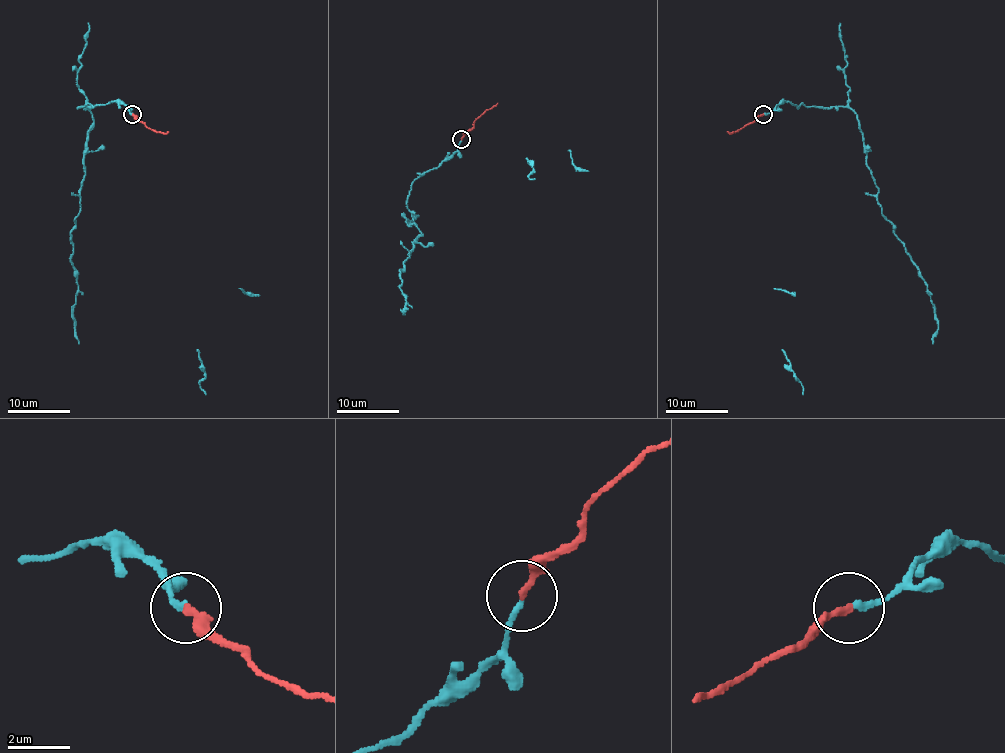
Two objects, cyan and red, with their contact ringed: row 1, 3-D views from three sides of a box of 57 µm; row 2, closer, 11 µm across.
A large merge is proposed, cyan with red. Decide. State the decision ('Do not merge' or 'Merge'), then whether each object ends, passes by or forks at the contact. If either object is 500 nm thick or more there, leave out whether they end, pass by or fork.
Merge. At the ring cyan ends. At the ring red ends

